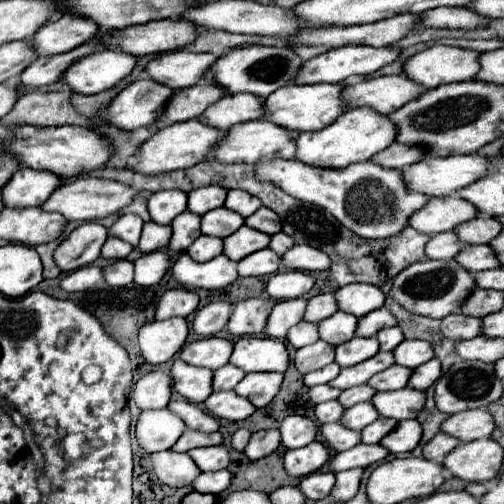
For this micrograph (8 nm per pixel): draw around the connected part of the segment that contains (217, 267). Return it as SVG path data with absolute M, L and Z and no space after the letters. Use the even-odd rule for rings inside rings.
M185 252L177 258L171 268L173 278L187 286L187 288L205 288L205 290L219 290L237 280L237 262L229 260L225 254L209 260L209 262L195 262Z

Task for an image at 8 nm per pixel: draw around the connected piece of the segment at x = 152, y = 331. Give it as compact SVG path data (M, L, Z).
M185 318L153 320L139 330L139 348L149 364L163 364L173 358L187 340Z

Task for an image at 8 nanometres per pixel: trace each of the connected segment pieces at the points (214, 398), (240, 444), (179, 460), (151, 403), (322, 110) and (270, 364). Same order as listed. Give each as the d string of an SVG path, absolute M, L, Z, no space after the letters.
M235 390L213 392L205 400L205 406L215 418L225 418L225 420L233 420L233 422L245 420L247 416L251 416L255 412L255 406L247 398L241 398Z
M239 428L239 430L233 434L231 444L233 444L233 448L235 448L235 450L239 450L239 452L241 452L241 450L247 446L249 438L251 438L251 432L249 432L247 428Z
M165 450L151 454L151 460L157 478L171 488L189 486L201 474L201 470L189 458L189 454L177 454L173 450Z
M159 370L145 374L135 384L133 398L141 410L165 408L171 398L171 376L165 372L159 372Z
M309 84L309 86L285 86L285 90L275 90L265 100L265 116L263 120L271 120L289 130L319 130L331 122L335 122L345 110L343 102L343 84Z
M251 336L235 342L229 362L245 372L285 372L289 352L281 340Z

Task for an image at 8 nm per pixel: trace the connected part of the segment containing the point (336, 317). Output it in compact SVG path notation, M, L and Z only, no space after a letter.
M335 312L333 316L329 316L327 320L321 320L317 324L319 336L321 336L321 340L331 342L333 346L339 346L341 342L347 342L355 336L357 322L359 322L359 318L355 318L353 314Z

